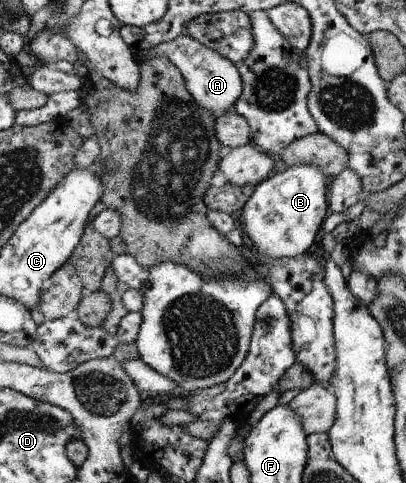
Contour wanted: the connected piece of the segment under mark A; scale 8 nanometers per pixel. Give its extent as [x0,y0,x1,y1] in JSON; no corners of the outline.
[136,35,242,119]

